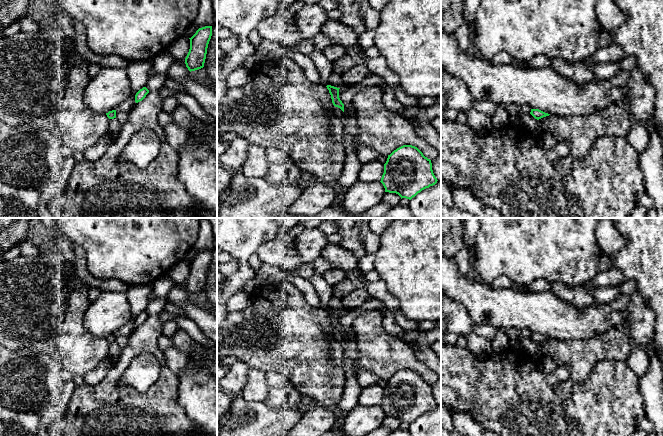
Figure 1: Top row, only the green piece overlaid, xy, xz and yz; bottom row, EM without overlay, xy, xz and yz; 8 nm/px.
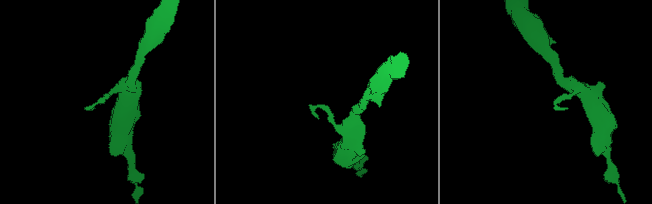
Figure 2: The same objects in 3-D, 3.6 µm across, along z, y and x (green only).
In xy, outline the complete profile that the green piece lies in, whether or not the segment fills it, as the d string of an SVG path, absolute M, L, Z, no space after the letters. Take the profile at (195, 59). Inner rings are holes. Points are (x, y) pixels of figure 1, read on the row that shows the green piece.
M212 26L199 28L196 33L189 38L190 49L185 58L188 70L195 71L204 67L207 48L212 36Z

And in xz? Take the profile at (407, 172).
M403 145L388 155L381 183L385 192L411 200L437 183L431 160L415 146Z

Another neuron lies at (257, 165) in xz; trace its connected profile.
M250 144L247 160L241 171L247 177L266 179L269 175L270 162L267 159L265 148L260 145Z

